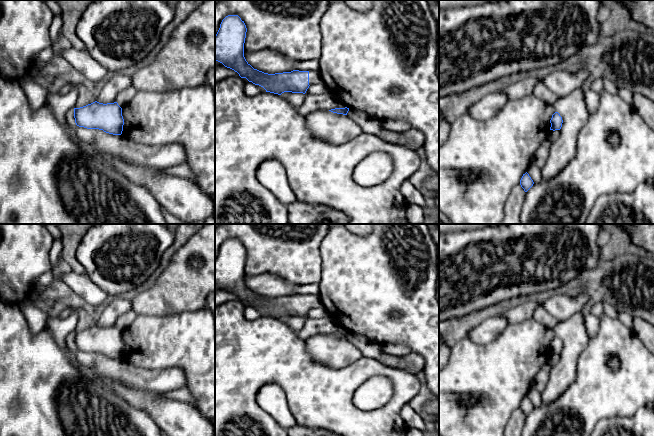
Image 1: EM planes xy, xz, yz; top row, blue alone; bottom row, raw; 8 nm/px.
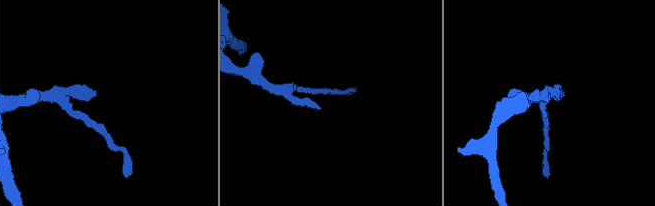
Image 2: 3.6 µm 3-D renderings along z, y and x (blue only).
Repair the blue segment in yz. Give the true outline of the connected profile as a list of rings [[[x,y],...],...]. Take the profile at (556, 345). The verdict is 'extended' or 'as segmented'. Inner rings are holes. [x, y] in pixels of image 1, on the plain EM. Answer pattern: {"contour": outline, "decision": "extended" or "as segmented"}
{"contour": [[[555,336],[552,339],[550,347],[551,347],[550,354],[555,355],[555,354],[560,354],[561,353],[563,344],[562,344],[562,341],[560,340],[560,338],[558,336]]], "decision": "as segmented"}

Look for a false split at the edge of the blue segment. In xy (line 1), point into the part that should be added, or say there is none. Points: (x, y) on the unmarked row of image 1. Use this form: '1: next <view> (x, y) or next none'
1: next none

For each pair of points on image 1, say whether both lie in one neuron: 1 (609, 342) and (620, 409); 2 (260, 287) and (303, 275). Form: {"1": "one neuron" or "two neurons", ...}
{"1": "one neuron", "2": "two neurons"}

